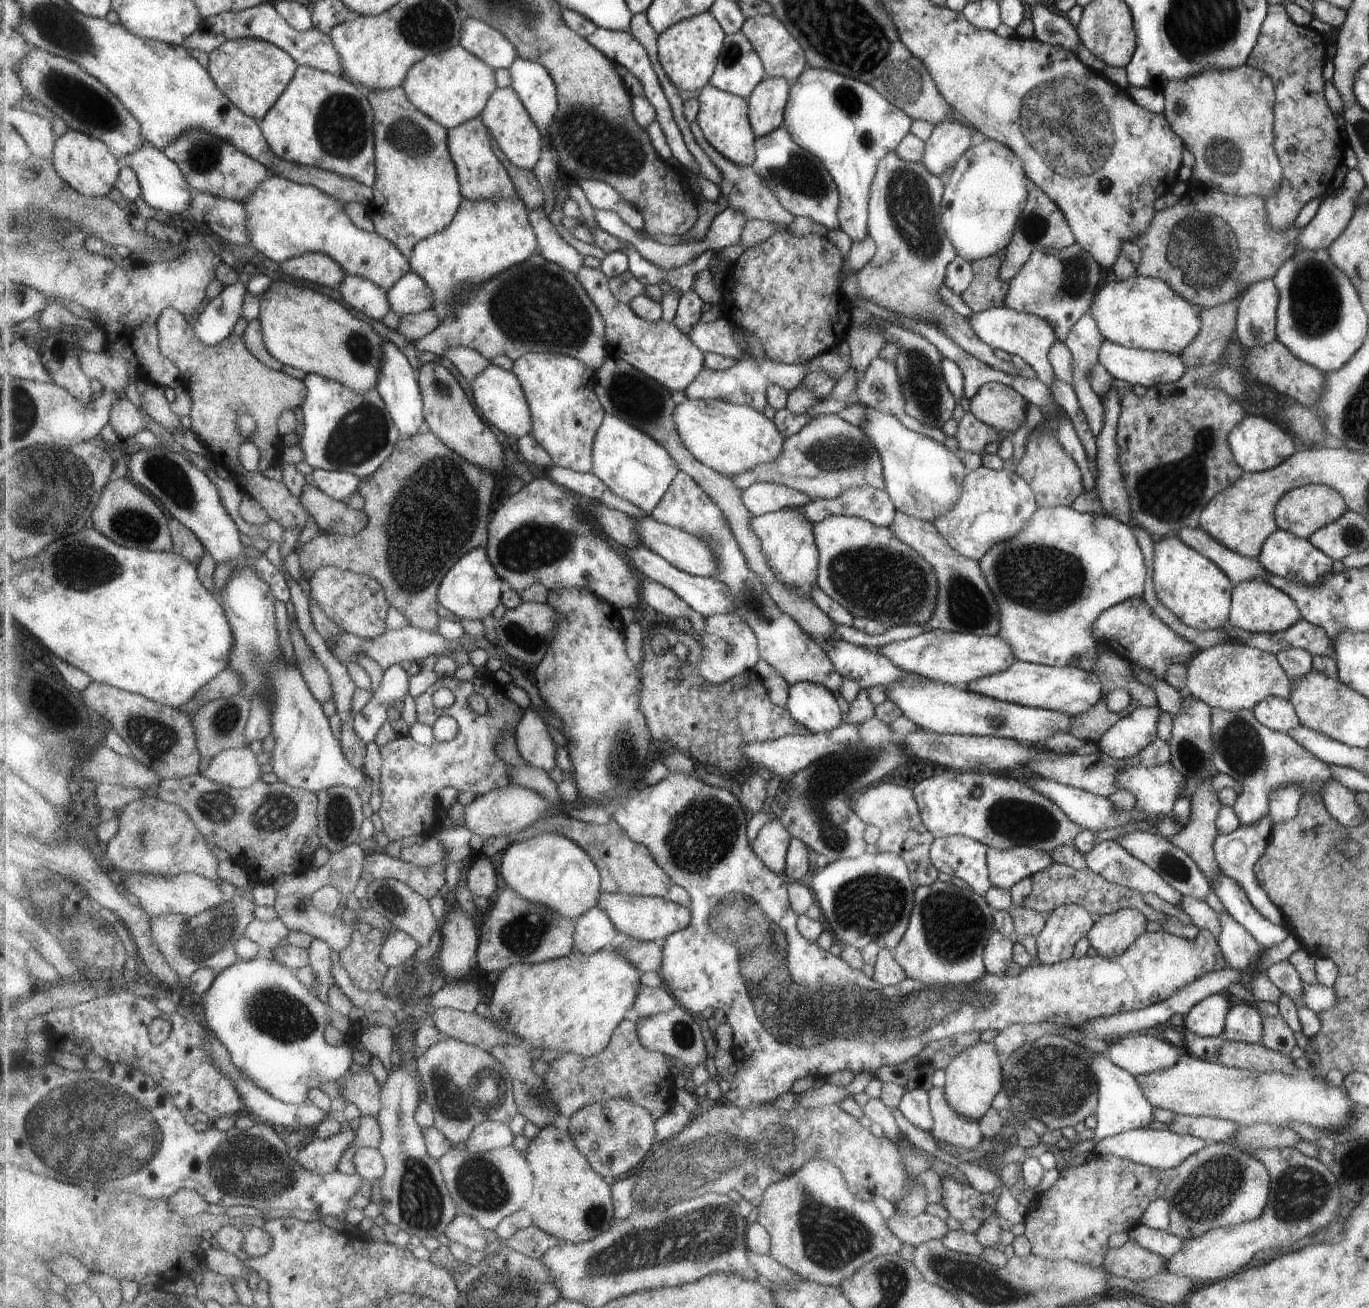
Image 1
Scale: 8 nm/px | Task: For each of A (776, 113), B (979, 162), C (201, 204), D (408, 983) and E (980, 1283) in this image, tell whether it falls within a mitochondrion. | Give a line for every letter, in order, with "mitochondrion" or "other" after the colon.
A: other
B: other
C: other
D: mitochondrion
E: mitochondrion

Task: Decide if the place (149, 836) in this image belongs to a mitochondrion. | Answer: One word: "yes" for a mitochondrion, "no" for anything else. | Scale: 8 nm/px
yes

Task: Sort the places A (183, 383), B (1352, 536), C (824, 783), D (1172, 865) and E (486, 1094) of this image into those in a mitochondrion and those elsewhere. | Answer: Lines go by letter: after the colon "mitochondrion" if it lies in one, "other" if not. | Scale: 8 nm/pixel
A: other
B: mitochondrion
C: mitochondrion
D: mitochondrion
E: mitochondrion

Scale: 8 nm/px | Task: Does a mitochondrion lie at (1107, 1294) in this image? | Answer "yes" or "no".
no

